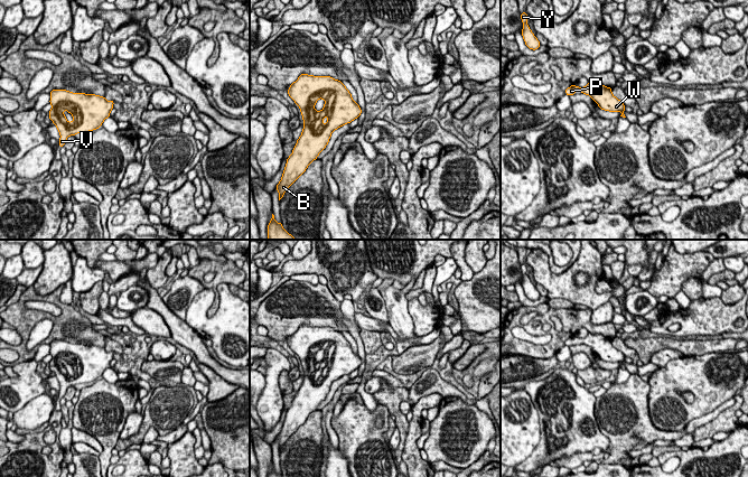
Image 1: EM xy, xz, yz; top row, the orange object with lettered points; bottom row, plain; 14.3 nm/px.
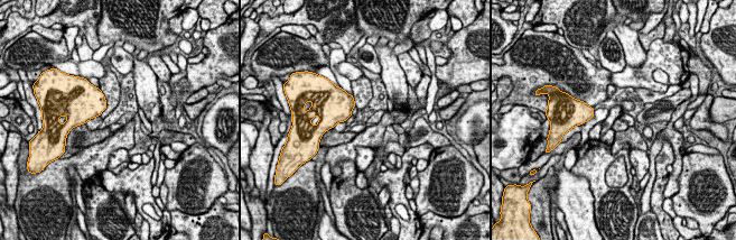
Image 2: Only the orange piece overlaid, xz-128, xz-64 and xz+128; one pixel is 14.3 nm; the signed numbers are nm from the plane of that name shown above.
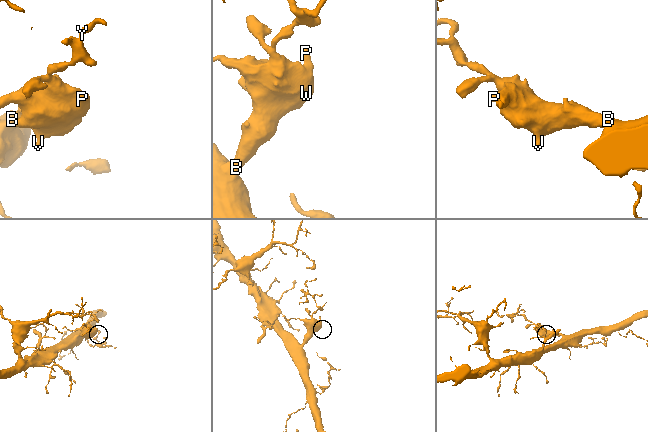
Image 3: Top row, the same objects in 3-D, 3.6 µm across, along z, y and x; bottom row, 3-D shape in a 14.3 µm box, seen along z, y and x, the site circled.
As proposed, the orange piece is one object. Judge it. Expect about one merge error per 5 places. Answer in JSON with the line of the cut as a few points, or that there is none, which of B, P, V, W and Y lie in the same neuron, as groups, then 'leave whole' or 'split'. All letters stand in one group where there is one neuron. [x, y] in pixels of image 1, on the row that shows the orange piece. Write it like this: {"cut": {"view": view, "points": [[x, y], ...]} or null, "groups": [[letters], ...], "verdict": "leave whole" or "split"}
{"cut": null, "groups": [["B", "P", "V", "W", "Y"]], "verdict": "leave whole"}

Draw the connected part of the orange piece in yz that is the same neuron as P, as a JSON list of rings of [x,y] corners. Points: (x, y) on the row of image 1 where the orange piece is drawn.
[[[588,82],[585,87],[571,85],[565,90],[565,94],[570,96],[576,94],[577,91],[580,91],[581,93],[589,95],[601,110],[620,112],[620,116],[626,118],[623,113],[625,111],[625,105],[620,100],[613,95],[611,88],[613,87],[606,87],[599,83]]]

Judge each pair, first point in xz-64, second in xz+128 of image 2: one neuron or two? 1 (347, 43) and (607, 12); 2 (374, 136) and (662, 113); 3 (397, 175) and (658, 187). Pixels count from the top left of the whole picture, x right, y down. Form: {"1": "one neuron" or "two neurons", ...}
{"1": "one neuron", "2": "one neuron", "3": "one neuron"}

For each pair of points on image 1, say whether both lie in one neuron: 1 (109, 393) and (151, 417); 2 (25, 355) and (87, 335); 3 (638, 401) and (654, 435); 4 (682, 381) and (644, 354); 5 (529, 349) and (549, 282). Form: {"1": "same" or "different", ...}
{"1": "different", "2": "same", "3": "same", "4": "different", "5": "different"}

